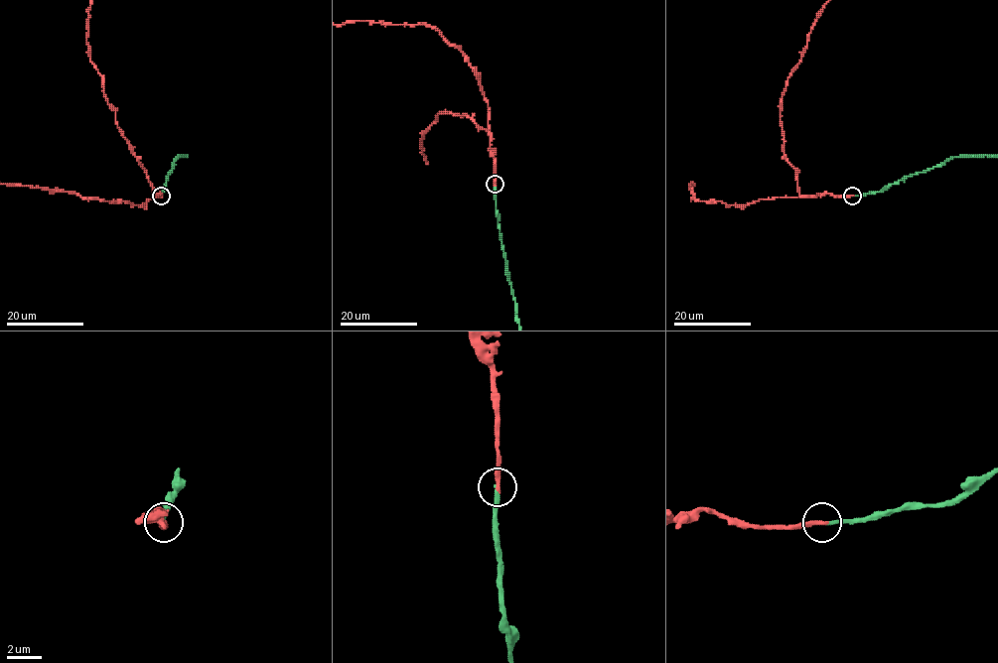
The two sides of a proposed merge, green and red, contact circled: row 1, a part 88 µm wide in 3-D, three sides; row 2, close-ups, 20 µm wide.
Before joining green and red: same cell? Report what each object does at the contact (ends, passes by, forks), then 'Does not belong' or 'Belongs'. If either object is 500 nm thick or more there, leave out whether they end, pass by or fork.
At the ring green ends. At the ring red ends. Belongs

